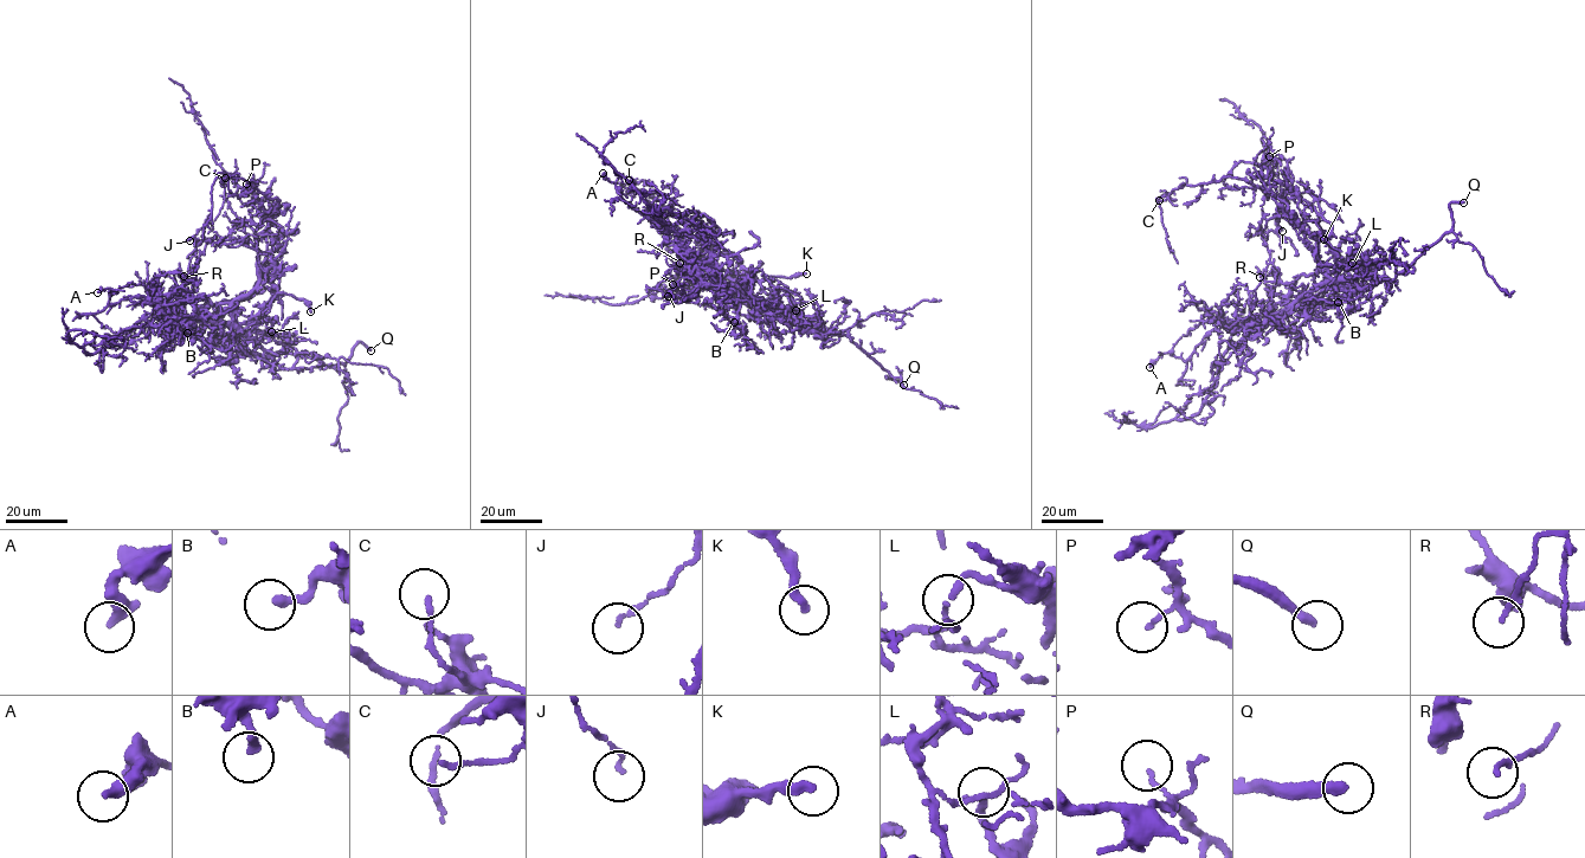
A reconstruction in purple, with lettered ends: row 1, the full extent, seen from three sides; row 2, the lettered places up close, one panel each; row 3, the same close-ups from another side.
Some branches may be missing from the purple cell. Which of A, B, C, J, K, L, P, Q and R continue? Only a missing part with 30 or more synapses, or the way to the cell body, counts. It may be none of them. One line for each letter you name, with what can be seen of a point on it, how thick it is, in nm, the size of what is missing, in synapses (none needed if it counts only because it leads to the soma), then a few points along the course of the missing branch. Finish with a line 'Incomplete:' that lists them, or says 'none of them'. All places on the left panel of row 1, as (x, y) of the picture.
Q: (371, 350) | 300 nm | (371, 350), (379, 355), (424, 331), (423, 300), (408, 264), (414, 244), (439, 208)
Incomplete: Q

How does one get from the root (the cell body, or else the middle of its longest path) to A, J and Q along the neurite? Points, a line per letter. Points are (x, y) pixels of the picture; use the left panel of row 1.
A: (220, 321), (195, 317), (184, 324), (147, 297), (135, 296), (113, 304), (108, 302), (111, 289), (97, 292)
J: (220, 321), (232, 323), (233, 302), (257, 283), (256, 246), (237, 239), (205, 238), (204, 227), (189, 240)
Q: (220, 321), (240, 328), (258, 340), (285, 368), (343, 365), (360, 342), (371, 350)

